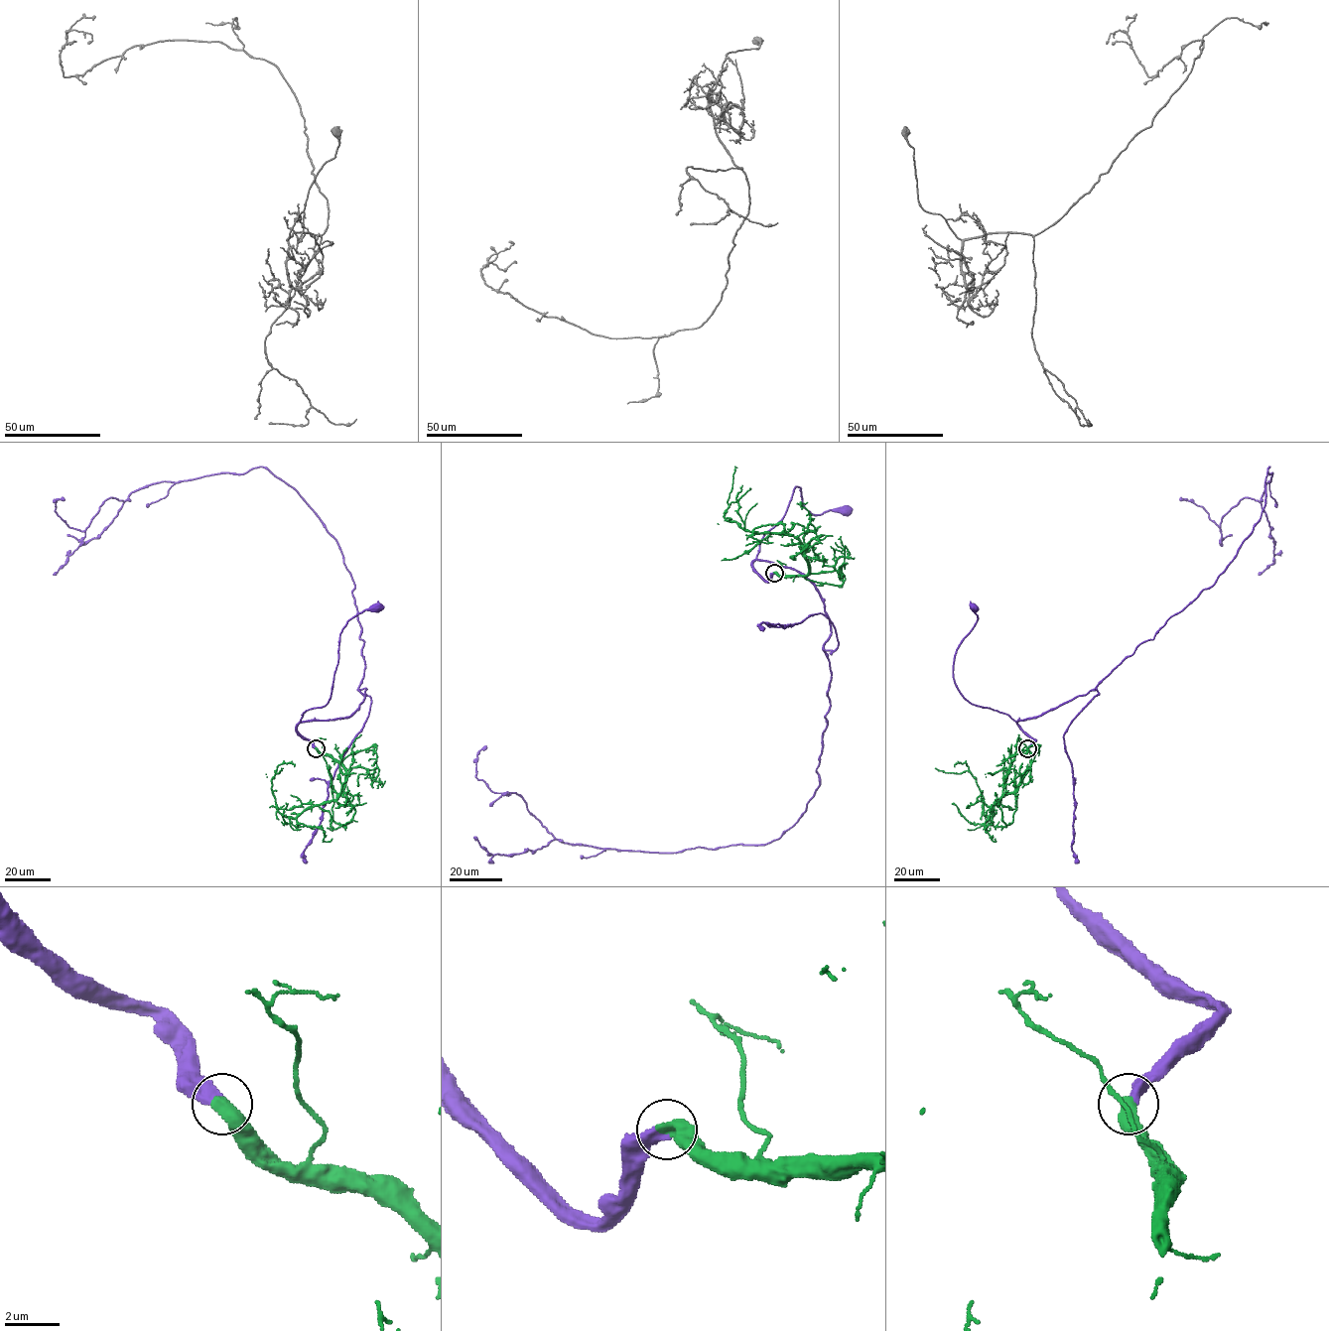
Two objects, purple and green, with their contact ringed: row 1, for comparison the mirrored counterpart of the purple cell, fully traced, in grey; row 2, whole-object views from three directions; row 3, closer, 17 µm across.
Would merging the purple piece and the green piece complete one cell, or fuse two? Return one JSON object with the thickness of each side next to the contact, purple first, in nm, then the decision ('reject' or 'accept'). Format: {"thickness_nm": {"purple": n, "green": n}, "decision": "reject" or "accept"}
{"thickness_nm": {"purple": 360, "green": 550}, "decision": "accept"}

